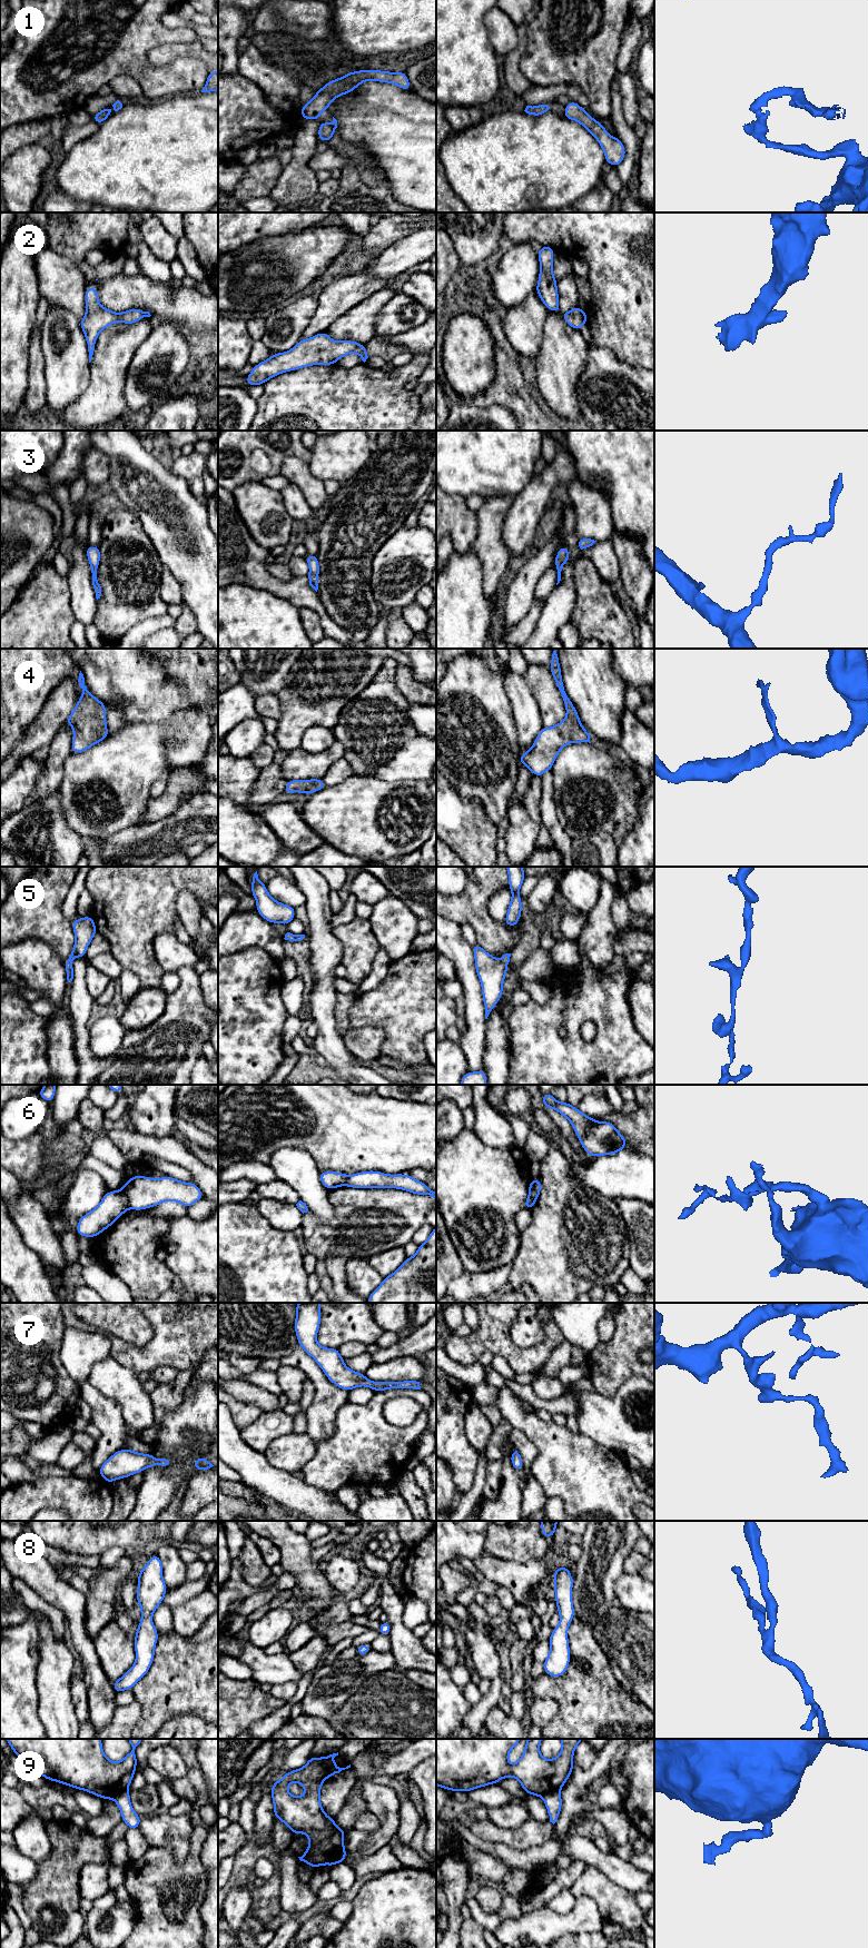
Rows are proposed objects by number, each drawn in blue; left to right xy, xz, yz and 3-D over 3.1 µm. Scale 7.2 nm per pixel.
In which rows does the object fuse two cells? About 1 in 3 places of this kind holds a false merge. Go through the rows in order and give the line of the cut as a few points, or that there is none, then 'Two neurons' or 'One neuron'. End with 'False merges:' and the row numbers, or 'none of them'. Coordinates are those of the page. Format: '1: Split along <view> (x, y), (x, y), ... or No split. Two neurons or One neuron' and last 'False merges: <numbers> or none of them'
1: Split along yz (565, 108), (563, 115). Two neurons
2: No split. One neuron
3: No split. One neuron
4: No split. One neuron
5: No split. One neuron
6: Split along xy (121, 1189), (129, 1206). Two neurons
7: No split. One neuron
8: No split. One neuron
9: Split along yz (559, 1790), (549, 1790), (542, 1797). Two neurons
False merges: 1, 6, 9

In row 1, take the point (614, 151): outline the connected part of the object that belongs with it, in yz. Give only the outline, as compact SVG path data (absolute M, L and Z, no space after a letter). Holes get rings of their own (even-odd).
M571 100L568 103L564 117L580 122L598 140L604 151L605 162L617 167L623 161L625 148L622 141L617 137L611 137L603 125L593 119L575 101Z

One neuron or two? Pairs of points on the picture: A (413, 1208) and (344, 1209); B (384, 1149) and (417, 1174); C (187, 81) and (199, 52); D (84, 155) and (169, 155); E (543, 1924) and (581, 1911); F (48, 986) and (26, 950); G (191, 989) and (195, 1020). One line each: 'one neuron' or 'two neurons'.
A: one neuron
B: two neurons
C: two neurons
D: one neuron
E: one neuron
F: one neuron
G: one neuron

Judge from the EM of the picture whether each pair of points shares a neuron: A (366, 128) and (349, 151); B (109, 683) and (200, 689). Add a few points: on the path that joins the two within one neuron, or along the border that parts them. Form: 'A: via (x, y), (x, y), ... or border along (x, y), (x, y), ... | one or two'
A: border along (336, 131), (358, 154) | two
B: border along (166, 670), (166, 673), (185, 689), (195, 704) | two

